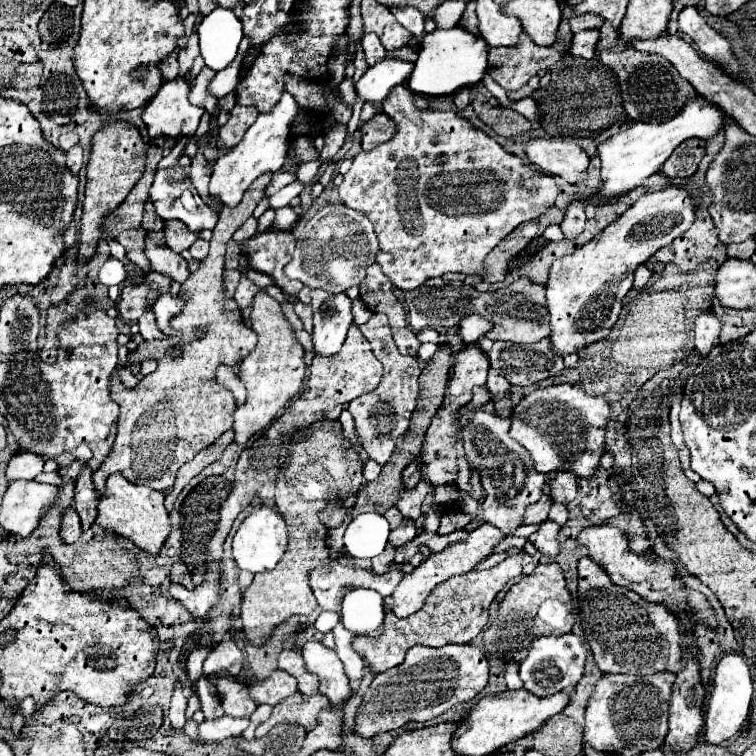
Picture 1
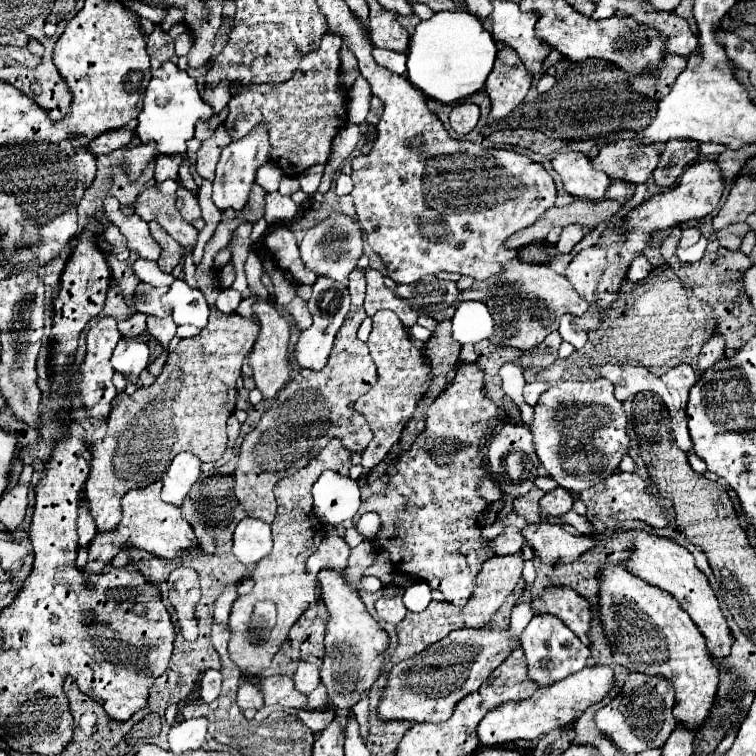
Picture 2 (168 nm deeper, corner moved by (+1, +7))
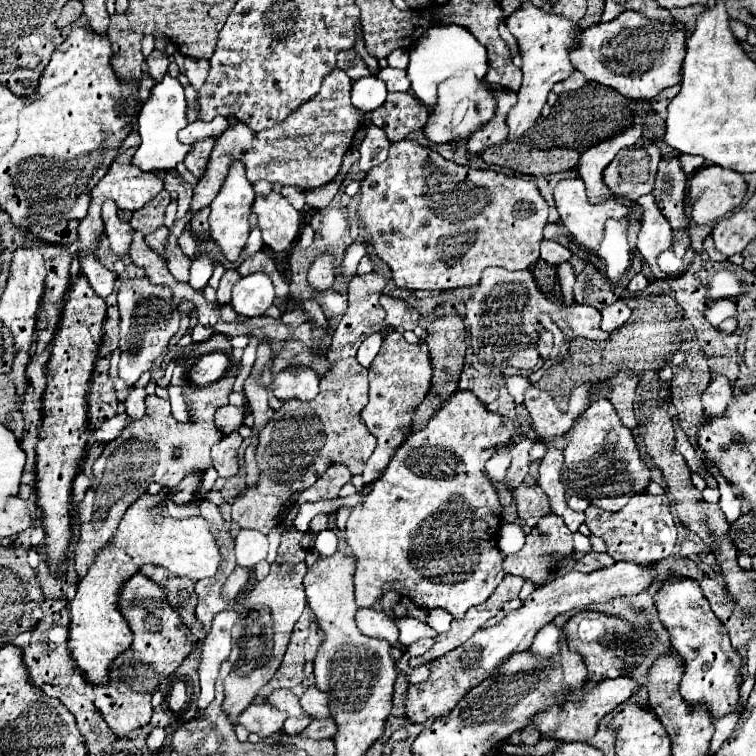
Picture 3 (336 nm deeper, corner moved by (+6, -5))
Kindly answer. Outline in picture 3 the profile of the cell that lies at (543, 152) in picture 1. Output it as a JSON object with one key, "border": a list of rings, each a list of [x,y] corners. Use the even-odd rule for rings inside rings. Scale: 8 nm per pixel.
{"border":[[[579,178],[559,180],[559,184],[555,186],[553,196],[555,196],[555,204],[557,204],[557,210],[559,210],[559,216],[561,216],[561,224],[567,228],[567,232],[581,246],[585,246],[587,250],[591,250],[595,254],[597,254],[599,242],[603,240],[607,218],[627,218],[629,216],[629,208],[625,208],[623,204],[619,204],[613,198],[603,200],[603,202],[597,202],[597,204],[591,204],[589,202],[589,196],[587,196],[587,190],[585,190],[585,182],[581,182]]]}

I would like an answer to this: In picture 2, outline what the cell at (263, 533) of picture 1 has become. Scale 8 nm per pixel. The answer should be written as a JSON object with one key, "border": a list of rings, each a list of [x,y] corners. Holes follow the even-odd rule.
{"border":[[[248,516],[240,520],[234,530],[234,556],[242,564],[250,566],[260,562],[270,552],[272,552],[270,524]]]}

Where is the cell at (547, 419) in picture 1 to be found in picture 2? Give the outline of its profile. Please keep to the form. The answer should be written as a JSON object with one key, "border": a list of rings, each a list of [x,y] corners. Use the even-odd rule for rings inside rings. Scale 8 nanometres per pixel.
{"border":[[[596,378],[594,382],[560,382],[544,392],[534,408],[530,432],[542,466],[558,486],[582,492],[618,470],[622,456],[630,448],[626,424],[628,418],[622,402],[614,398],[612,382]]]}

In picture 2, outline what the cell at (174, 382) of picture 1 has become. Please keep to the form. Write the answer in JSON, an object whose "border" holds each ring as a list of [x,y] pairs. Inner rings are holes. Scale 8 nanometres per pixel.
{"border":[[[254,184],[250,200],[240,216],[224,210],[212,240],[206,244],[202,264],[196,268],[196,278],[210,304],[208,328],[194,338],[180,340],[178,348],[168,354],[164,372],[148,388],[136,390],[132,396],[120,394],[118,406],[108,416],[106,436],[94,444],[90,476],[86,480],[88,510],[94,518],[98,532],[110,532],[122,520],[120,498],[132,490],[148,486],[162,478],[170,462],[180,452],[192,452],[202,462],[220,460],[226,450],[226,420],[234,412],[236,382],[244,356],[258,336],[258,322],[238,314],[222,314],[214,302],[220,286],[214,270],[214,254],[228,246],[232,230],[244,222],[258,222],[264,216],[264,190]]]}

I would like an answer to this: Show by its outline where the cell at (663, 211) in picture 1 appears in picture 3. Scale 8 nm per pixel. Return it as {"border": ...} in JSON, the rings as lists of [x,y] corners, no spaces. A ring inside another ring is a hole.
{"border":[[[705,166],[699,168],[691,178],[689,178],[689,190],[687,190],[687,204],[691,212],[691,222],[693,224],[711,224],[737,208],[745,196],[747,184],[739,172],[721,168],[721,166]]]}

